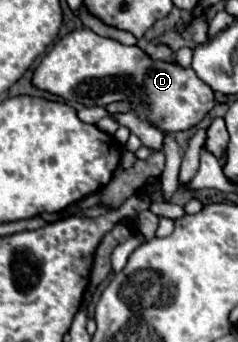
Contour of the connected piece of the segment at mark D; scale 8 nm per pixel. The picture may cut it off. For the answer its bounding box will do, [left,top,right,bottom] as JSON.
[32,29,214,133]

